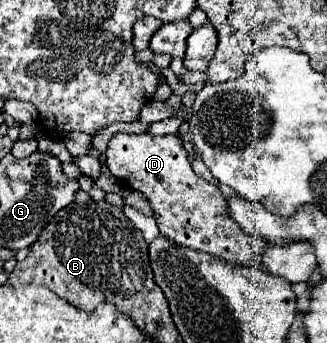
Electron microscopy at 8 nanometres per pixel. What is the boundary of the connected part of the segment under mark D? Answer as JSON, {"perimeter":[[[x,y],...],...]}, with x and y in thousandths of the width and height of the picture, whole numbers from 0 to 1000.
{"perimeter":[[[352,394],[327,423],[327,487],[382,545],[425,557],[450,574],[456,598],[480,621],[480,656],[486,656],[492,685],[535,703],[541,714],[578,720],[590,732],[645,738],[651,749],[670,749],[676,761],[700,773],[786,773],[792,743],[804,738],[810,720],[823,720],[810,697],[755,685],[749,673],[731,673],[731,662],[719,662],[719,644],[694,627],[694,586],[676,569],[676,557],[590,504],[572,440],[560,434],[560,411],[547,405],[547,394],[492,394],[492,399]]]}

